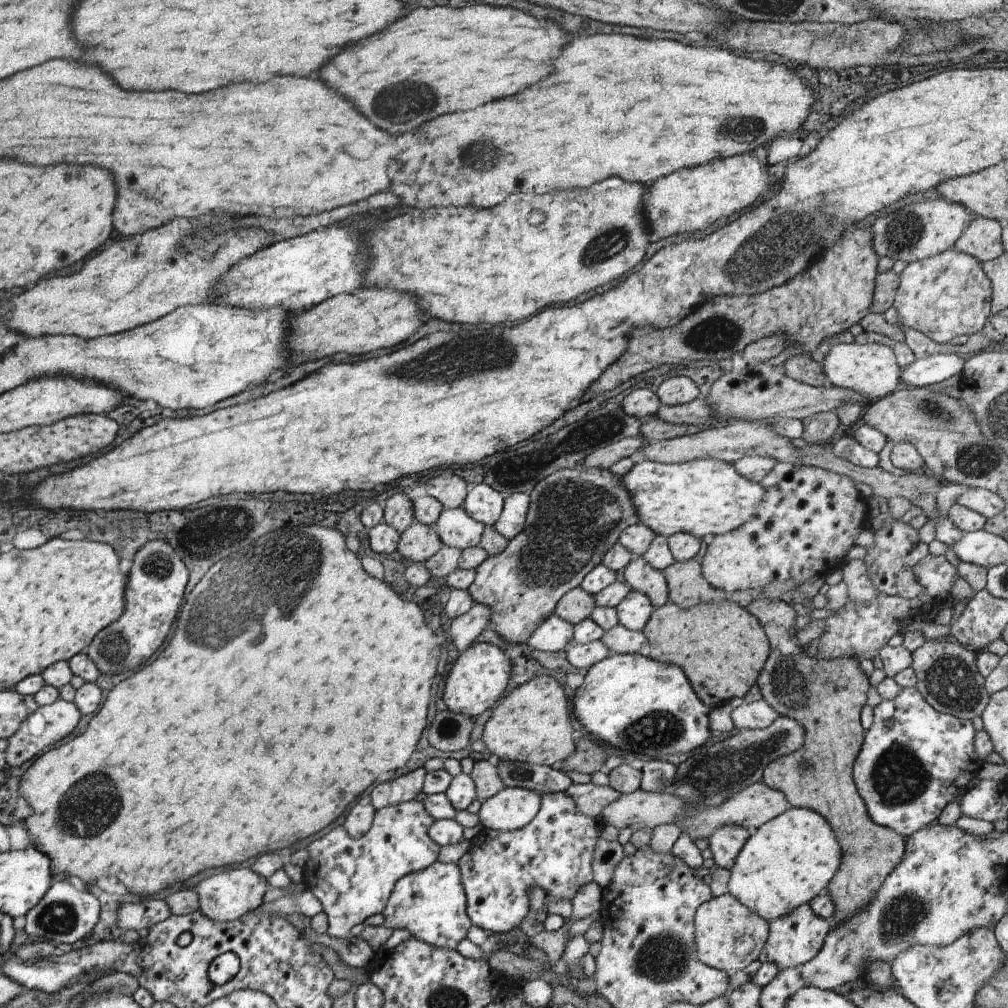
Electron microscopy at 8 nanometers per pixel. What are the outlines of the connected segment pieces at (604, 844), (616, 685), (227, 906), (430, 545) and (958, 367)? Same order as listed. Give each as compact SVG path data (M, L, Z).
M599 838L592 858L592 881L605 890L612 879L613 867L621 860L622 856L630 856L635 851L635 846L630 842L621 846L618 841Z
M644 653L609 654L606 659L590 666L582 677L582 684L570 697L574 706L573 714L585 728L587 736L593 736L593 740L603 744L611 752L660 761L665 756L675 754L685 757L696 748L710 743L710 738L717 737L707 727L707 715L711 709L698 698L678 666L651 660Z
M251 867L229 868L209 876L193 887L198 896L198 910L201 914L216 921L234 921L243 916L245 912L255 910L263 902L267 892L267 880L260 874L253 872Z
M413 522L399 533L396 551L401 558L413 563L423 563L436 554L443 545L433 527Z
M942 353L915 359L905 370L900 370L902 386L931 387L962 372L967 356Z

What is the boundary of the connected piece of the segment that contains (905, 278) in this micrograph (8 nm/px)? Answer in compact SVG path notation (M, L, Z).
M953 247L942 250L940 253L928 256L927 258L911 261L899 274L899 282L894 299L893 308L903 326L918 330L927 336L929 340L937 342L948 342L954 336L960 334L973 334L985 324L990 312L990 296L992 288L990 280L982 271L981 264L972 256L957 252Z

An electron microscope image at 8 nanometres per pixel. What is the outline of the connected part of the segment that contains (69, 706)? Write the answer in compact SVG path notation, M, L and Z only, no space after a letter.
M58 698L55 702L48 705L40 705L35 711L29 715L20 727L16 730L15 734L7 739L7 748L5 753L5 764L9 766L19 766L23 762L27 762L29 758L37 756L39 752L43 752L51 742L57 742L61 738L65 738L79 722L79 709L76 707L74 701L66 701Z

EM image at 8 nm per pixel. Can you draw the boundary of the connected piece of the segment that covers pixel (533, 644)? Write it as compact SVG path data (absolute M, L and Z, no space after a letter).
M554 612L539 623L536 630L529 635L525 644L530 650L541 652L563 651L565 644L572 638L573 625L559 618Z

